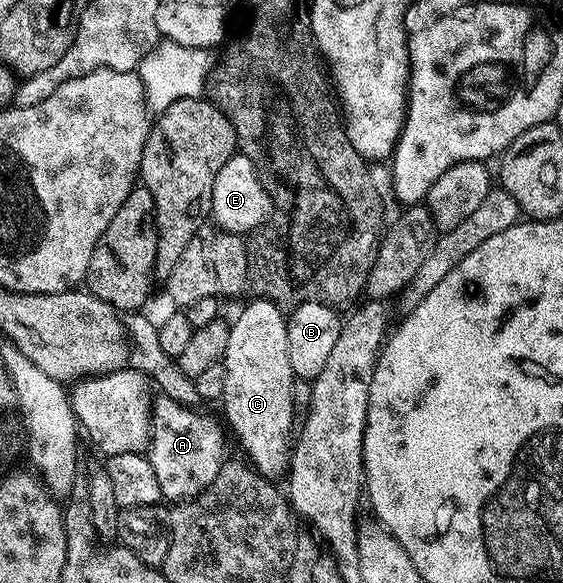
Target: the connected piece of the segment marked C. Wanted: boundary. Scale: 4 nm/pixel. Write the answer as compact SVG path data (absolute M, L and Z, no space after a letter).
M262 297L252 303L231 323L227 348L223 354L225 393L221 400L227 423L235 430L241 446L263 475L279 475L288 470L289 448L293 443L291 418L291 366L284 312L276 303Z

